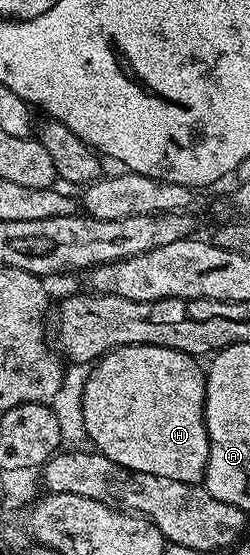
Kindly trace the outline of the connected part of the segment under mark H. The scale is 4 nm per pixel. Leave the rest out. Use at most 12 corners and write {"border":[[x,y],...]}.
{"border":[[159,345],[92,364],[81,423],[139,473],[200,484],[198,360]]}

